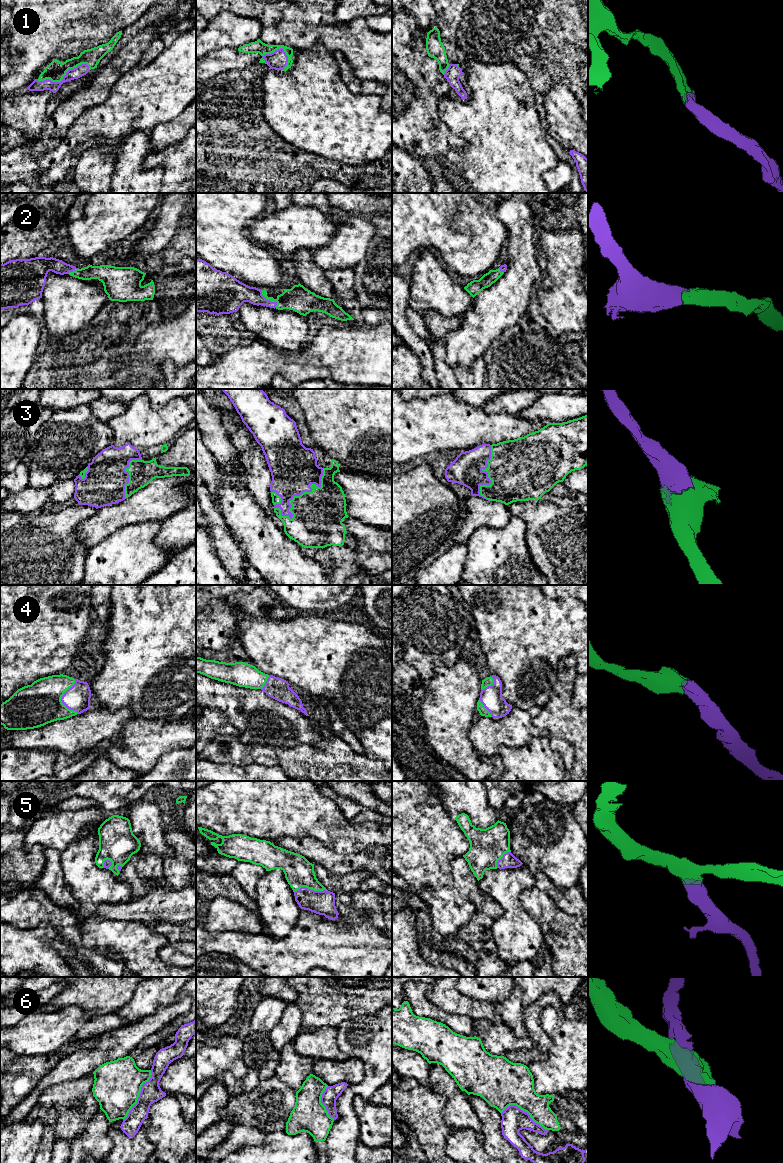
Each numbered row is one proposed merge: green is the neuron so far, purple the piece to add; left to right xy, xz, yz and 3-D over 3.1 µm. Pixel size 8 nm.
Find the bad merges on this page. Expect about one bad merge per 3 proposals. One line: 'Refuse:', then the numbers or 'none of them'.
Refuse: 6

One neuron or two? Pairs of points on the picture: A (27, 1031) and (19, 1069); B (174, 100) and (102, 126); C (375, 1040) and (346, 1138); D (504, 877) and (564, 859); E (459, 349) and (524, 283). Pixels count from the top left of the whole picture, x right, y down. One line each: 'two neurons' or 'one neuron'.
A: two neurons
B: one neuron
C: one neuron
D: two neurons
E: one neuron

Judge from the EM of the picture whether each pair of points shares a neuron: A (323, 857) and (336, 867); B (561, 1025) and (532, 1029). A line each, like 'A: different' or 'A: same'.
A: same
B: different

